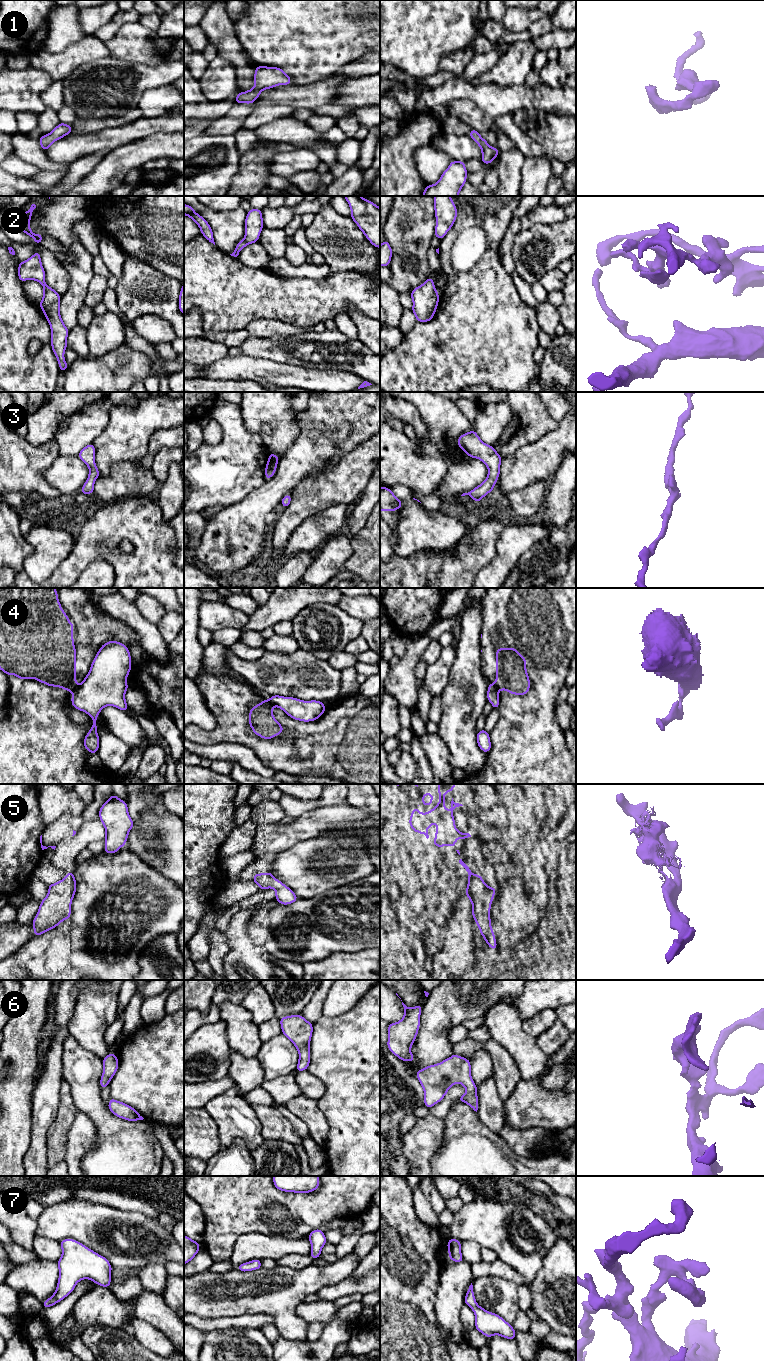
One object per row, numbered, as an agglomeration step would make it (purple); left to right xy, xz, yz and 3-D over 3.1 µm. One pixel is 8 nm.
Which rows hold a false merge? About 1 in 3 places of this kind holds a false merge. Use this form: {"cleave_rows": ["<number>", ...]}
{"cleave_rows": ["4", "5"]}

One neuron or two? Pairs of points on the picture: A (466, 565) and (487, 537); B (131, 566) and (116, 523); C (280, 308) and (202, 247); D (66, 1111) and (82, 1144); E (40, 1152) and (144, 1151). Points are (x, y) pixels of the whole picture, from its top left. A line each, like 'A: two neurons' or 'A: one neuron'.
A: one neuron
B: one neuron
C: one neuron
D: two neurons
E: two neurons

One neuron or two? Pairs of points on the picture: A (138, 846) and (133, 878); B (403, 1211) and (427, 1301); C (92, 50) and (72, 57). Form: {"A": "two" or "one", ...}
{"A": "two", "B": "one", "C": "one"}

